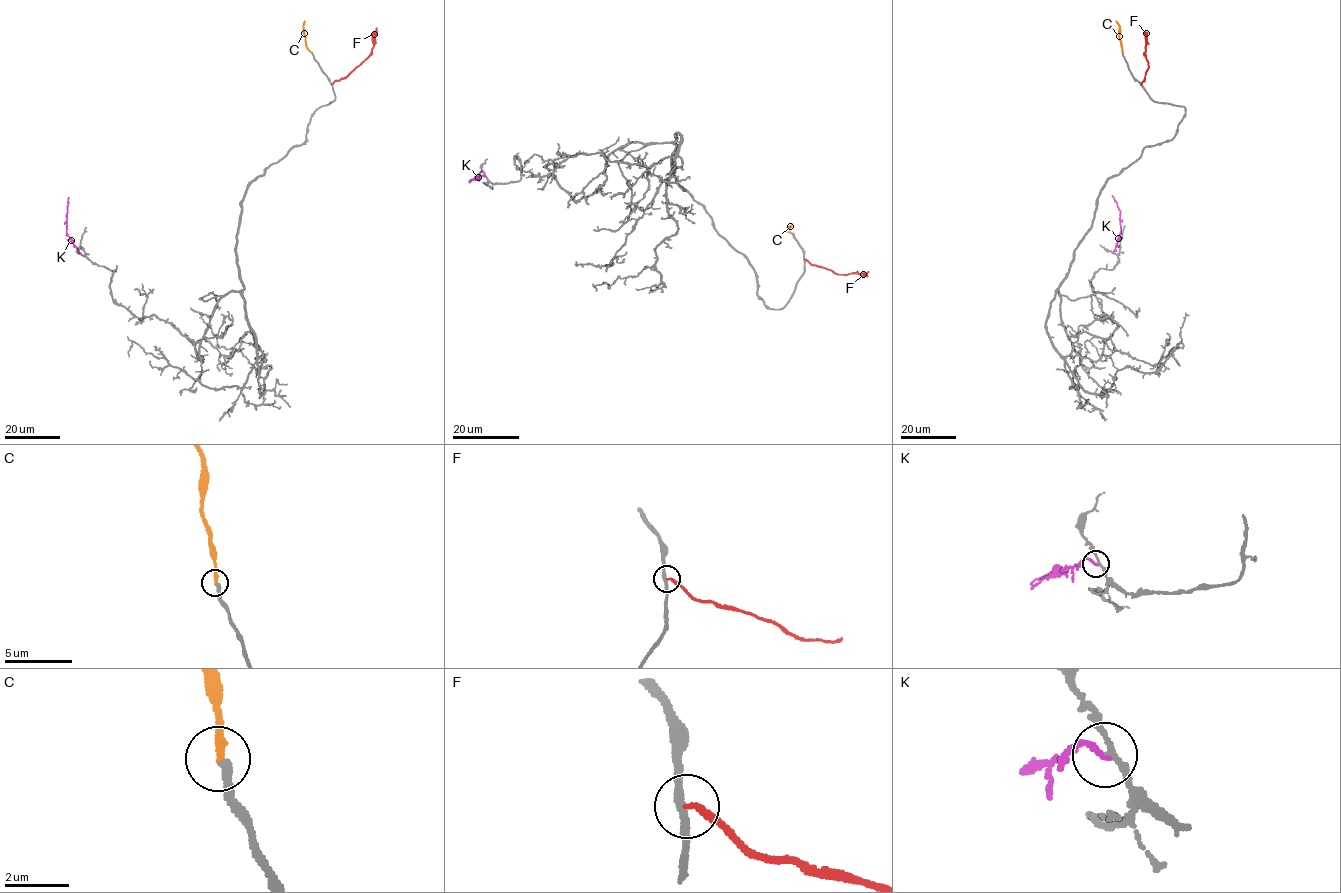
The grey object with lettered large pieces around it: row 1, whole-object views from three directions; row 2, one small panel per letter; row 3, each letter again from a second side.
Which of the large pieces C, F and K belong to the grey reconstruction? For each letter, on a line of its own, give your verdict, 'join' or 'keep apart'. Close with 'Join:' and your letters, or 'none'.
C: join
F: keep apart
K: keep apart
Join: C

